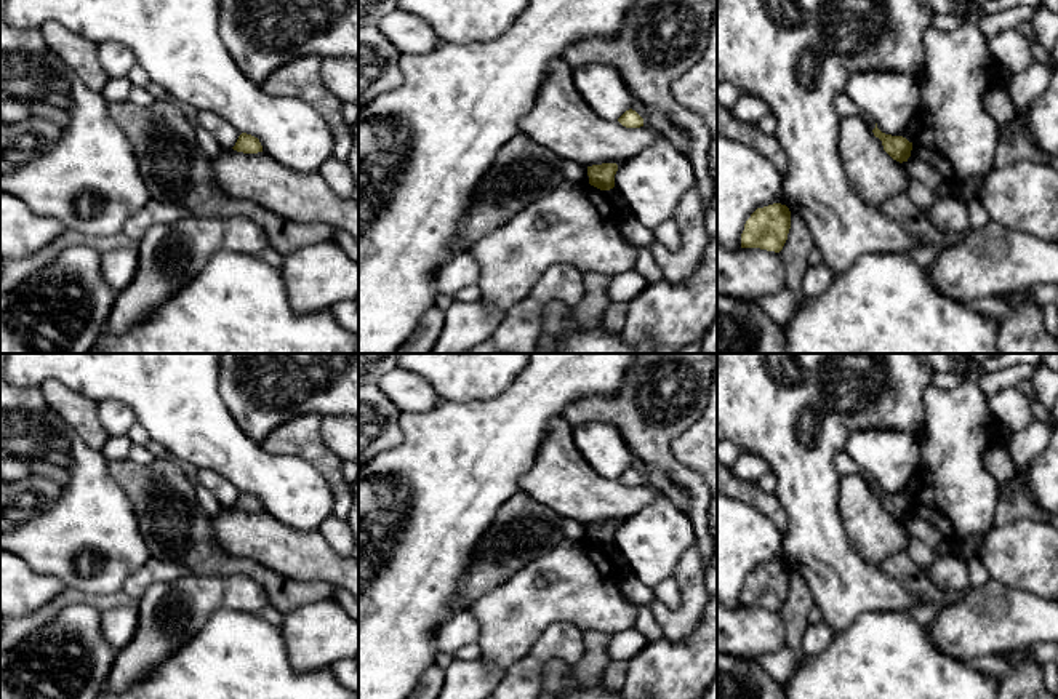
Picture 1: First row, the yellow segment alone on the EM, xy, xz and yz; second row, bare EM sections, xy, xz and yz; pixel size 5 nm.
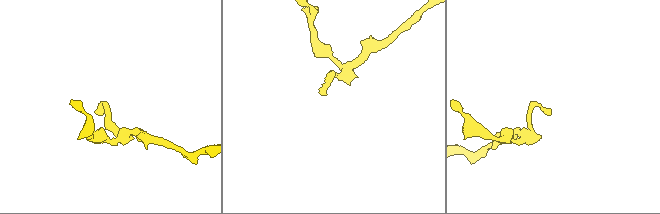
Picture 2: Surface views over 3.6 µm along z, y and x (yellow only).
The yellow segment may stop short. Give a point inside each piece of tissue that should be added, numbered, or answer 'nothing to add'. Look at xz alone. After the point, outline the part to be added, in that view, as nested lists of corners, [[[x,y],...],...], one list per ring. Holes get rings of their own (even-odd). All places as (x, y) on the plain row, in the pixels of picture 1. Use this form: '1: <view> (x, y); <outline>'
nothing to add

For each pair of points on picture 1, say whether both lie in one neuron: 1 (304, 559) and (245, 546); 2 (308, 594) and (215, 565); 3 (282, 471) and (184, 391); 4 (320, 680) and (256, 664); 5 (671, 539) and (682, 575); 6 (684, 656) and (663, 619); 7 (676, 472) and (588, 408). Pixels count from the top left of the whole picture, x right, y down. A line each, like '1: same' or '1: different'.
1: same
2: same
3: same
4: same
5: different
6: different
7: same

